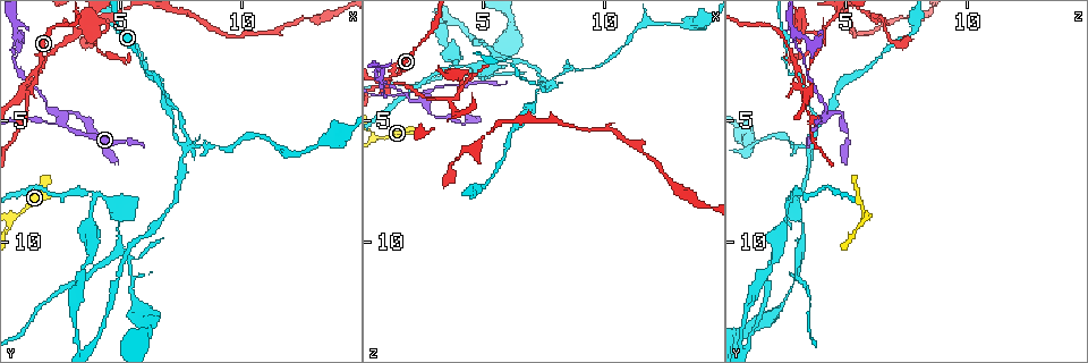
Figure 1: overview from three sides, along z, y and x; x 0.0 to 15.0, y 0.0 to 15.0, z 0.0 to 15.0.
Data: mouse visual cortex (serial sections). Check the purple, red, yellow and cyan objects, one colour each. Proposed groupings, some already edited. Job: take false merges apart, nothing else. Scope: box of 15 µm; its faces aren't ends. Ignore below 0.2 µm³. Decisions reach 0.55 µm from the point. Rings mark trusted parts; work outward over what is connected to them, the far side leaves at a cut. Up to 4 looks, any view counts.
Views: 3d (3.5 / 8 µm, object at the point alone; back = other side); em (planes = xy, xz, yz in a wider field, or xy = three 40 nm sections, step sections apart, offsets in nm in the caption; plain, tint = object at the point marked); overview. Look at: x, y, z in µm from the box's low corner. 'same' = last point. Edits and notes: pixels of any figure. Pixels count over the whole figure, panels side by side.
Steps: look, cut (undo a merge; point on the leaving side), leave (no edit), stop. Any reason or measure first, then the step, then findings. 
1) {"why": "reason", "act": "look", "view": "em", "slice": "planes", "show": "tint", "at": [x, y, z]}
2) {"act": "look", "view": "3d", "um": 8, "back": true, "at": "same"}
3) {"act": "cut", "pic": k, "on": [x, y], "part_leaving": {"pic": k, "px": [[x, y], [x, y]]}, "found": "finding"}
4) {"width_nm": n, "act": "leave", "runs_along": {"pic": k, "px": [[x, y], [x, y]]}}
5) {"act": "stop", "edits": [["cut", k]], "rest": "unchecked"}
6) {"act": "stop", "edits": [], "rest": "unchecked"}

{"act": "look", "view": "3d", "um": 3.5, "at": [1.6, 2.8, 3.0]}

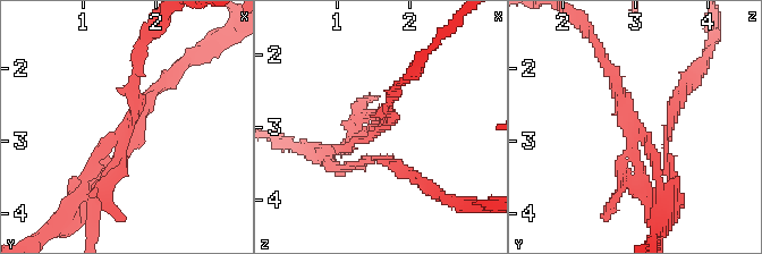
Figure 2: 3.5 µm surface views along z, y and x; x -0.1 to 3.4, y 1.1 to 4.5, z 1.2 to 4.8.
{"why": "need the tissue", "act": "look", "view": "em", "slice": "xy", "step": 1, "show": "tint", "at": [1.60, 2.75, 3.00]}

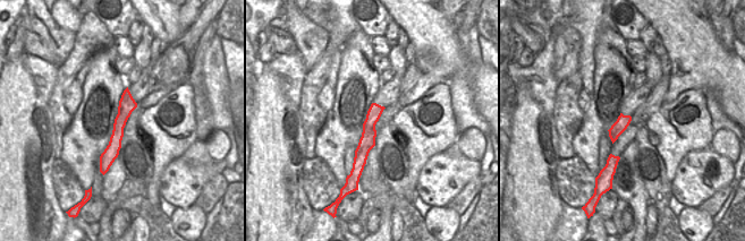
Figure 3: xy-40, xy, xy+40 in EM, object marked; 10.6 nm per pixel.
{"act": "cut", "pic": 2, "on": [299, 149], "part_leaving": {"pic": 2, "px": [[361, 140], [329, 154], [339, 169], [353, 166]]}, "found": "two cells meet here"}

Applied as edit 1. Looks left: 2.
{"act": "look", "view": "overview"}

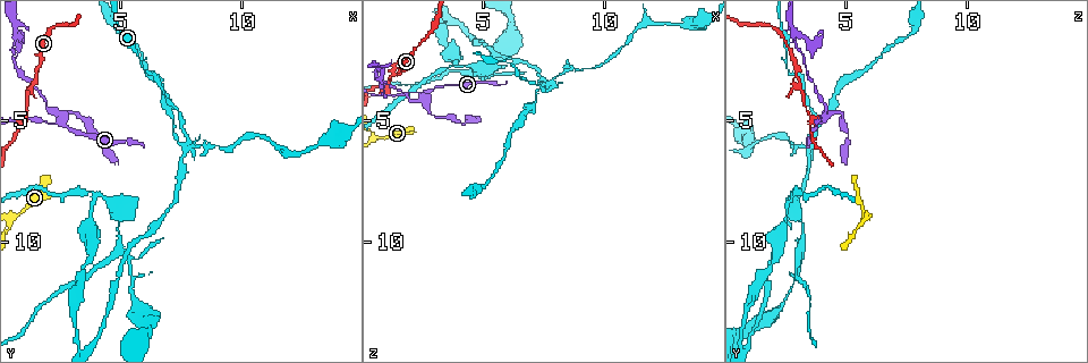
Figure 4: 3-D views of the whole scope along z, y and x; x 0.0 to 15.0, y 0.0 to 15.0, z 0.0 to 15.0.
{"why": "thick turns thin", "act": "look", "view": "3d", "um": 3.5, "at": [5.9, 2.8, 2.5]}

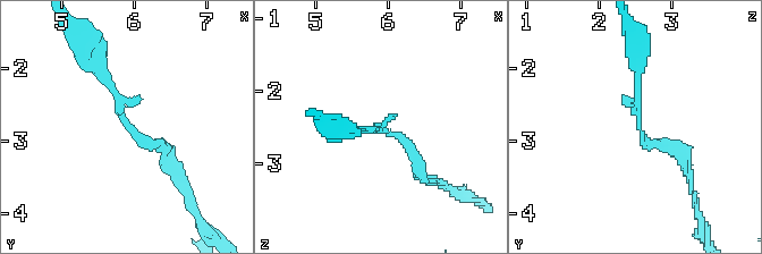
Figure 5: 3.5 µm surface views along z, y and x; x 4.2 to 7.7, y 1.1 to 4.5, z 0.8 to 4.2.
{"act": "leave", "runs_along": {"pic": 5, "px": [[637, 61], [637, 127], [684, 166]]}, "found": "one cell here"}

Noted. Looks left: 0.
{"act": "stop", "edits": [["cut", 2]], "rest": "unchecked"}

